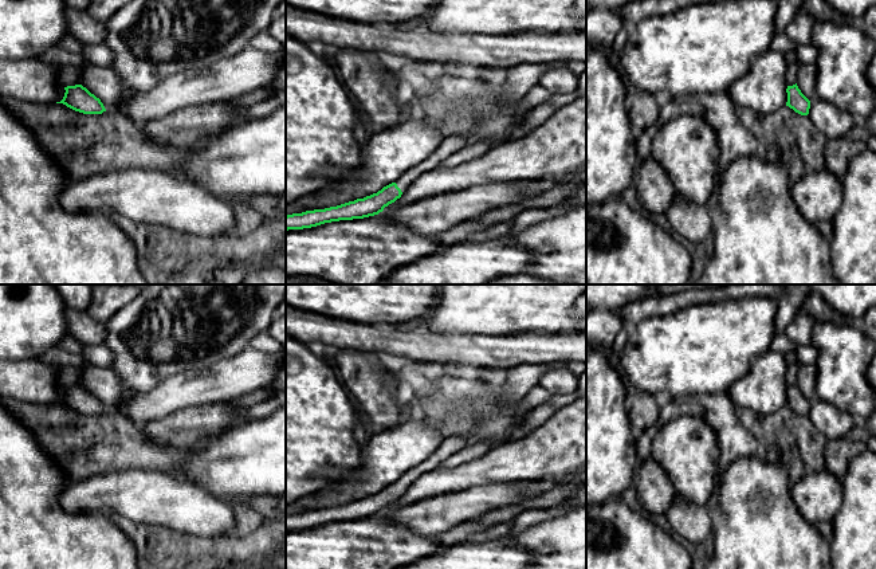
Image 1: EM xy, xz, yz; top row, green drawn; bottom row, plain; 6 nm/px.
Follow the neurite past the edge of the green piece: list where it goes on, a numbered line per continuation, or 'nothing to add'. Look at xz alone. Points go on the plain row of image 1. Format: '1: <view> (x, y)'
1: xz (450, 446)

